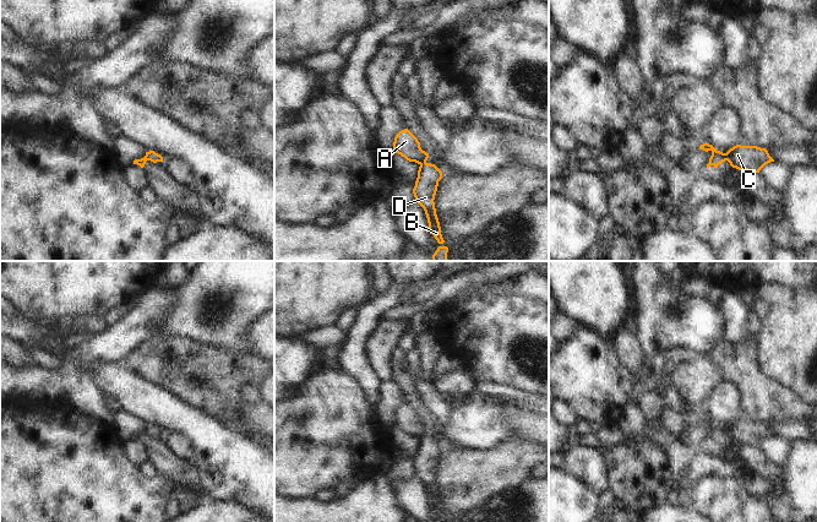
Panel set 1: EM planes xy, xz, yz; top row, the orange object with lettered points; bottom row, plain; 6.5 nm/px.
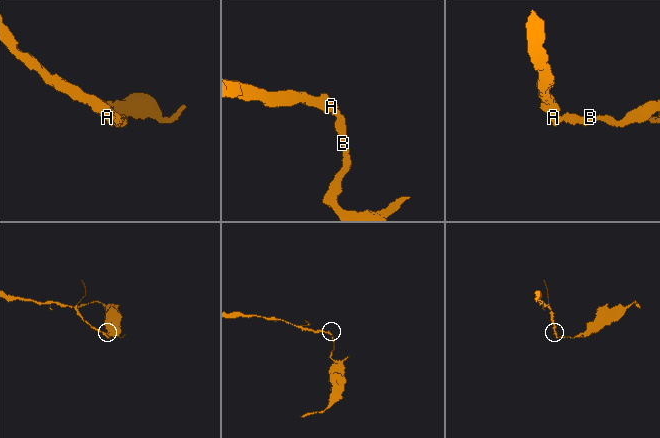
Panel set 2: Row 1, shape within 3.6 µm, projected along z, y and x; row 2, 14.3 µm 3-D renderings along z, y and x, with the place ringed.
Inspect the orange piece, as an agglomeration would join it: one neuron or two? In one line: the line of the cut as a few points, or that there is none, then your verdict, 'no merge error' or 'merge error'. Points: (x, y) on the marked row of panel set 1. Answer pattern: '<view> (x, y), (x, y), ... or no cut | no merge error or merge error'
yz (725, 153), (728, 159) | merge error

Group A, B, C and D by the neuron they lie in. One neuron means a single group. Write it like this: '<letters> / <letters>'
A / B C D

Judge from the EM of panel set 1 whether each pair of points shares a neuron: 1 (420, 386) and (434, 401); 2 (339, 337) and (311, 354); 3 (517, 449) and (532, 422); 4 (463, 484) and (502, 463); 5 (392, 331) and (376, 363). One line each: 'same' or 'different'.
1: same
2: different
3: different
4: same
5: same

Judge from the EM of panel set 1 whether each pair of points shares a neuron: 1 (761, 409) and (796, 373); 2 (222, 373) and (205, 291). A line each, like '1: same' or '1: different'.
1: different
2: different

